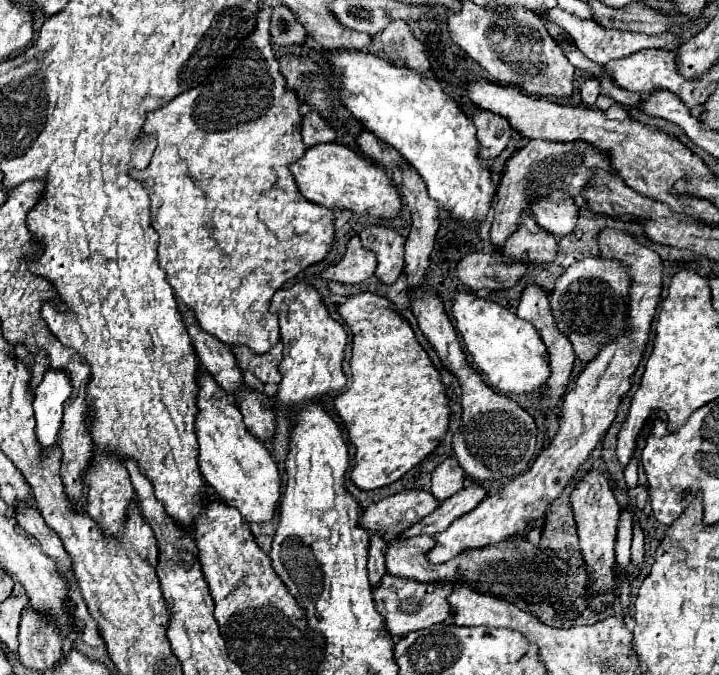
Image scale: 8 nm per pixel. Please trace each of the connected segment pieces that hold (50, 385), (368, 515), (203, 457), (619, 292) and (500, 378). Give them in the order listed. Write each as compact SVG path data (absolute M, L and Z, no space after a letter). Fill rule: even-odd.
M48 369L42 383L34 393L34 417L36 417L36 437L42 449L56 443L58 429L62 425L62 405L70 397L72 385L66 371Z
M410 489L380 499L364 509L360 523L372 533L380 531L388 537L396 537L402 529L412 527L426 515L430 515L440 503L430 491Z
M200 371L198 375L198 419L196 435L200 445L198 465L208 485L216 491L226 505L236 507L248 523L268 523L276 515L276 507L282 495L282 477L272 459L270 451L254 439L242 421L240 409L230 401L228 395L214 383L210 373Z
M586 257L576 261L556 279L556 287L550 293L554 319L582 361L592 361L602 345L614 341L614 337L622 335L628 327L628 289L630 275L626 265L604 257Z
M470 293L456 295L452 313L456 319L456 329L460 331L468 353L484 371L494 391L502 395L528 395L540 391L546 385L550 377L550 355L546 353L542 337L538 337L538 329L534 329L534 325L510 313L506 307L494 301L478 299Z

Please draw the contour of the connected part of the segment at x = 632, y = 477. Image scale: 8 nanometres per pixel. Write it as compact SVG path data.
M634 451L634 455L633 455L630 463L628 464L628 466L624 470L624 479L625 479L628 490L633 489L634 487L637 486L637 481L638 481L638 460L635 456L635 451Z

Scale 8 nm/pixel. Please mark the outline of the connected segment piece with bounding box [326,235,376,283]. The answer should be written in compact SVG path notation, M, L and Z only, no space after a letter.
M354 235L346 245L346 253L342 255L340 263L326 271L326 279L340 283L360 283L368 279L374 273L374 269L376 269L374 253L362 249L360 237Z

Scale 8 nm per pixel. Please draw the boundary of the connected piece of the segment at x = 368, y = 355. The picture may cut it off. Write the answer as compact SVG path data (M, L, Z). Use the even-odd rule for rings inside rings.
M362 291L348 297L348 301L338 307L338 313L352 329L352 385L346 389L346 393L340 393L334 399L334 409L342 417L356 447L356 465L350 479L360 489L370 491L398 481L436 451L450 427L450 403L440 371L432 365L428 353L418 343L410 323L390 305L390 299Z

